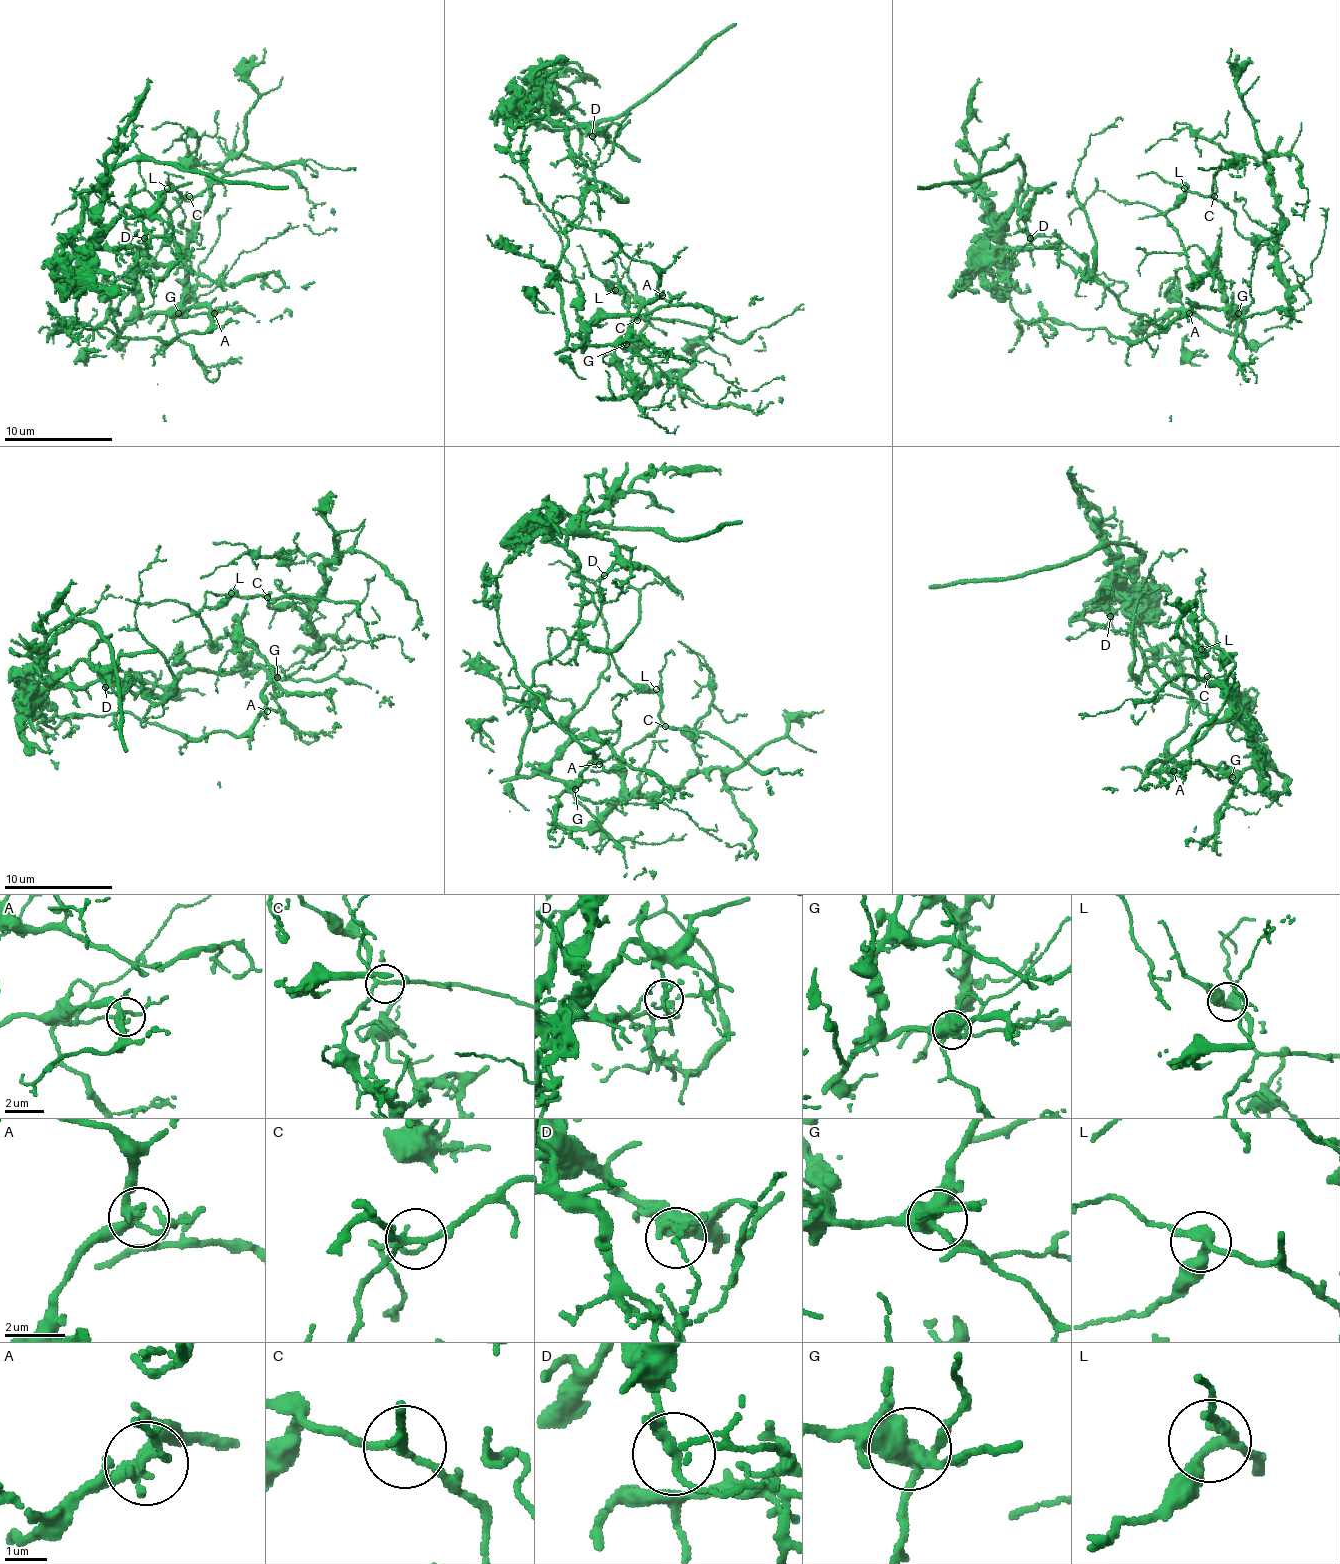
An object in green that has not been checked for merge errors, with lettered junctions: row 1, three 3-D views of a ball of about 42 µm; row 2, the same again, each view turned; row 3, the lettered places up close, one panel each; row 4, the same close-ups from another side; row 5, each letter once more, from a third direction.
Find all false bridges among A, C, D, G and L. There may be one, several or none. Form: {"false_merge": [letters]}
{"false_merge": ["D"]}

